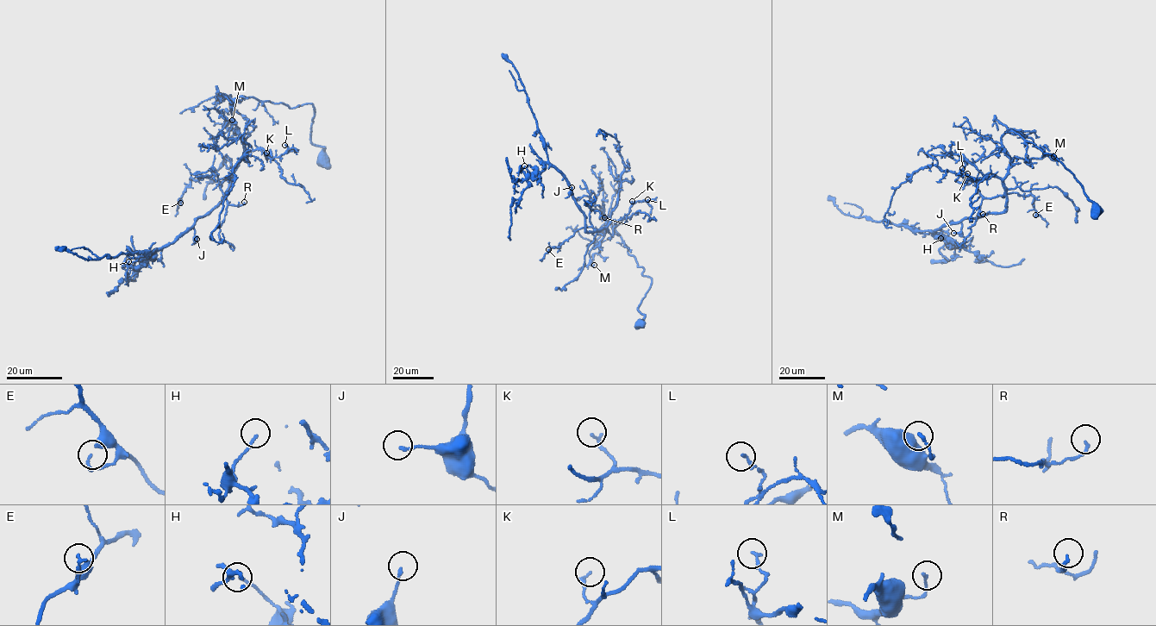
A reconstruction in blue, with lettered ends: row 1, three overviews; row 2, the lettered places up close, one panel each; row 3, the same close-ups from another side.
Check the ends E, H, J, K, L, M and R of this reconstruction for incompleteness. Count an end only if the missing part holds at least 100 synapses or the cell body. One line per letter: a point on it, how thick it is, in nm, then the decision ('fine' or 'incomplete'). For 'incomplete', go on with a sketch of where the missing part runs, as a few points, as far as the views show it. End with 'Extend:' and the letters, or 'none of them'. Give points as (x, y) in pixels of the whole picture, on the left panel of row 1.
E: place (180, 203); calibre 130 nm; fine
H: place (128, 261); calibre 120 nm; fine
J: place (196, 239); calibre 150 nm; fine
K: place (266, 153); calibre 140 nm; fine
L: place (284, 145); calibre 170 nm; incomplete; course (284, 145), (283, 140), (273, 139), (270, 152), (261, 159), (261, 202)
M: place (232, 120); calibre 150 nm; fine
R: place (244, 202); calibre 130 nm; fine
Extend: L

